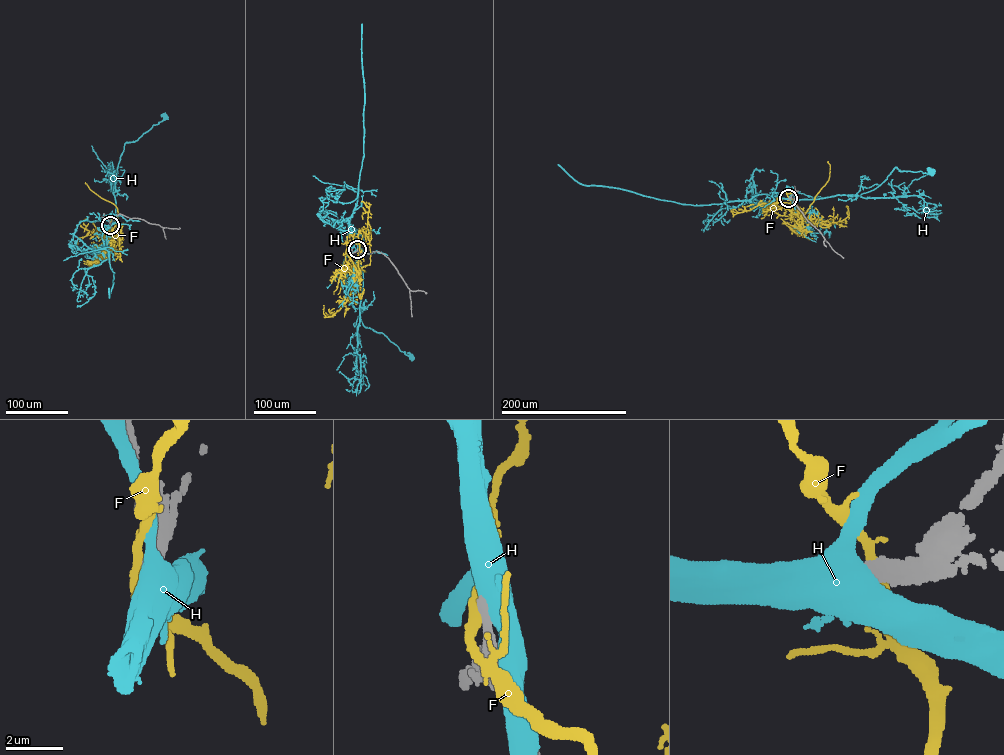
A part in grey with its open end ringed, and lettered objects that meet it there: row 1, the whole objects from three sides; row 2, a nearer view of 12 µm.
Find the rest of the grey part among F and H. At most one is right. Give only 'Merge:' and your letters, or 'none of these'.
Merge: none of these

